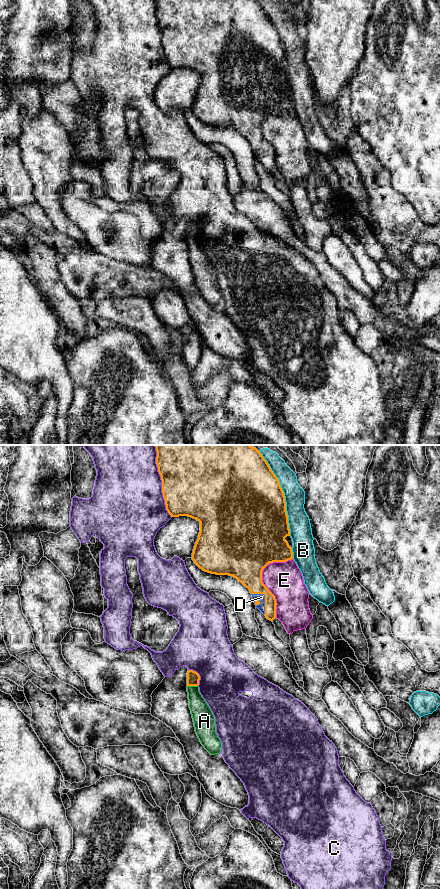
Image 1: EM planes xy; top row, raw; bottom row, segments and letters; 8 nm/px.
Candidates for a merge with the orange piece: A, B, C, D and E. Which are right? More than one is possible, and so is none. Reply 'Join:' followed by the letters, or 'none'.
Join: A, D

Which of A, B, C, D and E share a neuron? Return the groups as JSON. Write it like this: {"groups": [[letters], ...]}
{"groups": [["A", "D"], ["B"], ["C"], ["E"]]}

